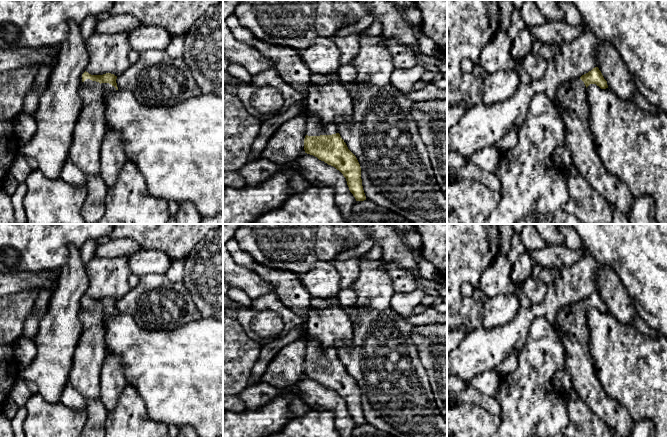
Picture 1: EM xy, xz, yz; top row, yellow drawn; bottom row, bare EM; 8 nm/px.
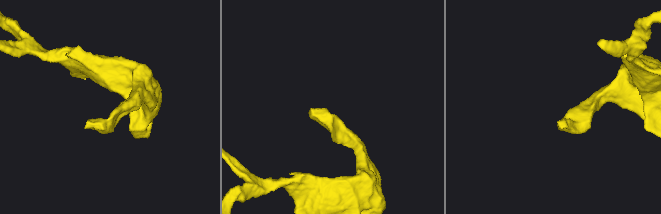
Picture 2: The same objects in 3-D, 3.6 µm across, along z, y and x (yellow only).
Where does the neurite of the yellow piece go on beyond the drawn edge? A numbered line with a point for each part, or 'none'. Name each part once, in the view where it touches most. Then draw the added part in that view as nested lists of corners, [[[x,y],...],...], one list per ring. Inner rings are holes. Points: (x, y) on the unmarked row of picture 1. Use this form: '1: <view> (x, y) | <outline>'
1: xy (88, 358) | [[[86,303],[80,311],[82,332],[73,354],[70,384],[85,399],[100,398],[101,369],[107,355],[105,321],[116,312],[109,307]]]

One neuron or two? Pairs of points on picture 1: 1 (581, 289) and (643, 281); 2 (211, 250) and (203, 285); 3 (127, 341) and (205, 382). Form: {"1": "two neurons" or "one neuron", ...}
{"1": "two neurons", "2": "one neuron", "3": "one neuron"}

